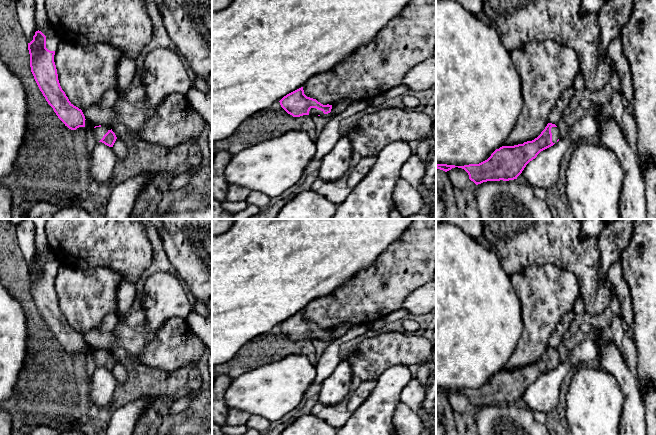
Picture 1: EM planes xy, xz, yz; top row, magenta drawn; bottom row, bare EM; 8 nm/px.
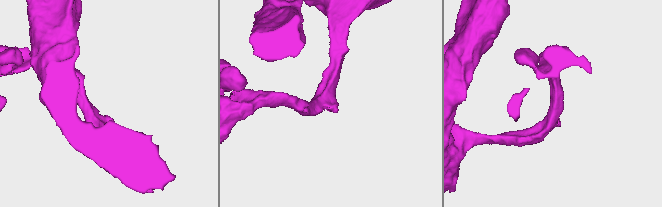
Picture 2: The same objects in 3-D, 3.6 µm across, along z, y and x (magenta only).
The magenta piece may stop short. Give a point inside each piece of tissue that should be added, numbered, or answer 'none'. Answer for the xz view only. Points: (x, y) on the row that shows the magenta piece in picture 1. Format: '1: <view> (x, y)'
1: xz (313, 111)

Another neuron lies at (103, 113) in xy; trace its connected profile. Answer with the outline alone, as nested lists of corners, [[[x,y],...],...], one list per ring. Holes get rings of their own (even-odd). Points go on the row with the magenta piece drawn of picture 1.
[[[113,89],[106,91],[97,104],[82,110],[85,119],[91,123],[113,129],[117,125],[118,113],[115,110],[115,105],[119,101],[120,95],[119,91]]]

